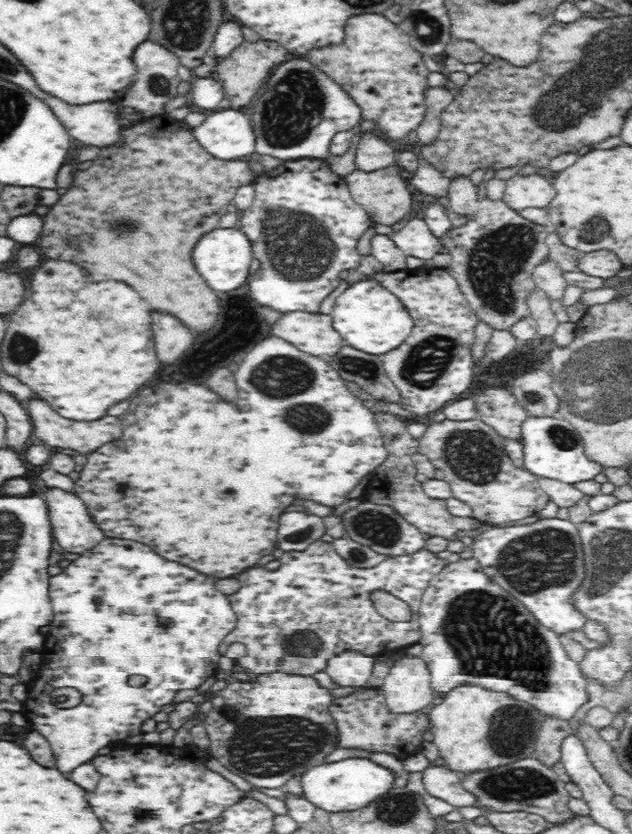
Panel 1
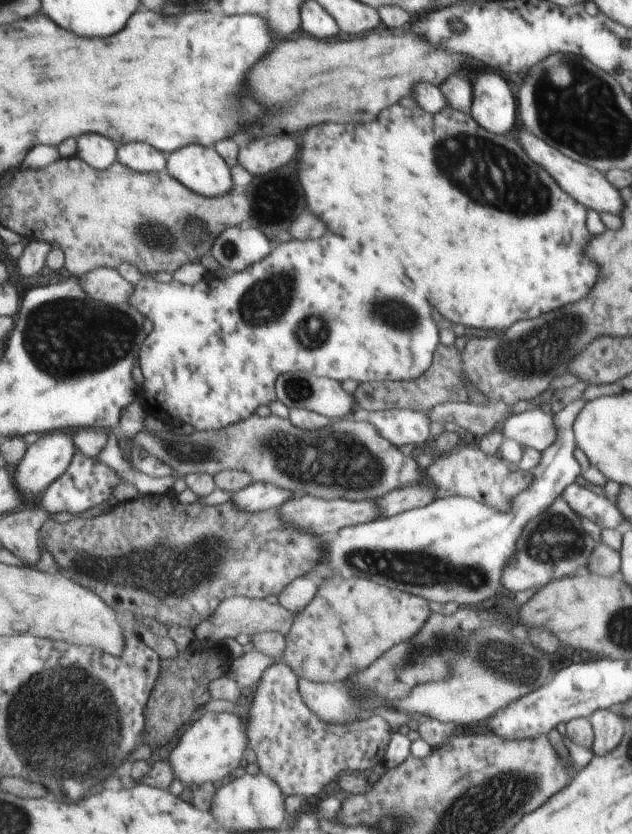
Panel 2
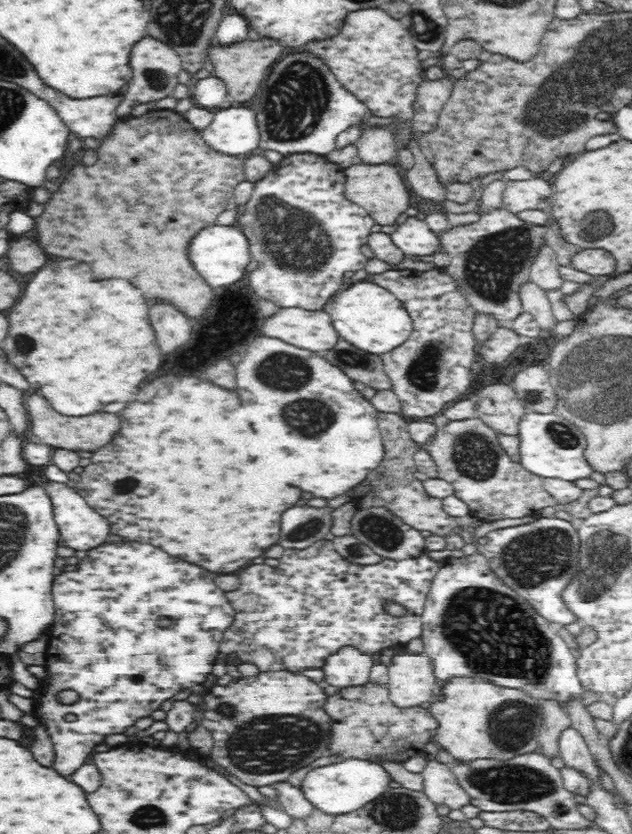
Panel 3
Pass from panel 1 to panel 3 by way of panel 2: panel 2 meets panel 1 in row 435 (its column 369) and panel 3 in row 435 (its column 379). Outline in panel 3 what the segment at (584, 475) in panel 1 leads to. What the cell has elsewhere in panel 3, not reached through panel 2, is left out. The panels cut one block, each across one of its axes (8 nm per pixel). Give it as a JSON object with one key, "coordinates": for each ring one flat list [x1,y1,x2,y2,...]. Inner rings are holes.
{"coordinates":[[527,413,520,420,517,435,520,439,521,467,533,475,574,482,588,478,594,472,585,457,587,442,584,433,558,413]]}

